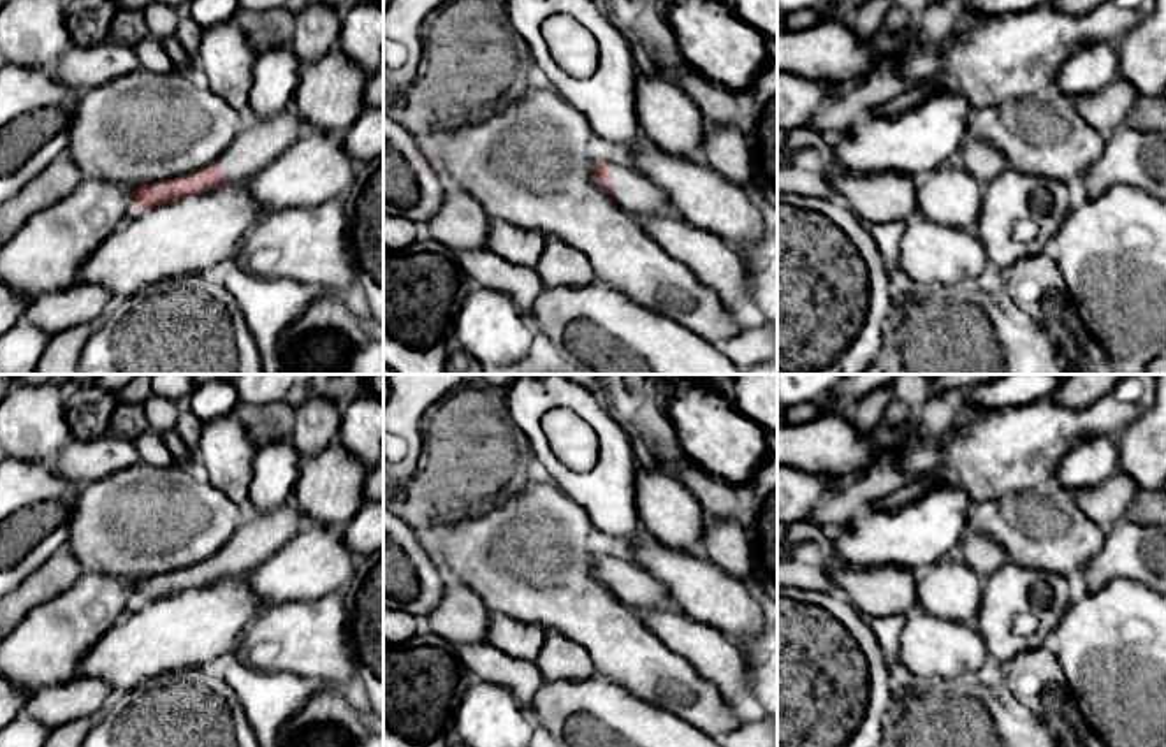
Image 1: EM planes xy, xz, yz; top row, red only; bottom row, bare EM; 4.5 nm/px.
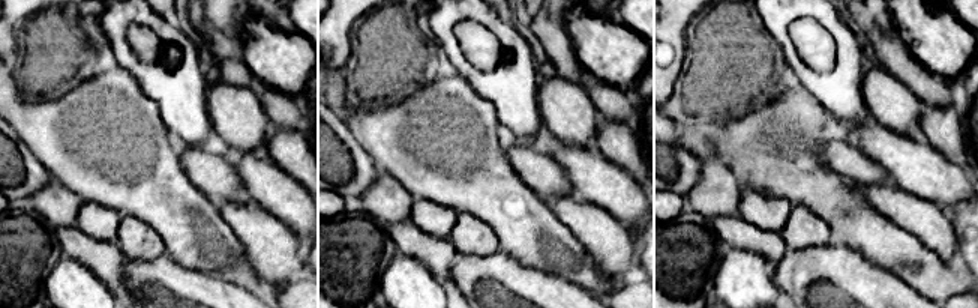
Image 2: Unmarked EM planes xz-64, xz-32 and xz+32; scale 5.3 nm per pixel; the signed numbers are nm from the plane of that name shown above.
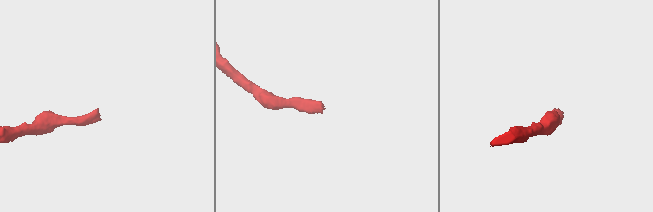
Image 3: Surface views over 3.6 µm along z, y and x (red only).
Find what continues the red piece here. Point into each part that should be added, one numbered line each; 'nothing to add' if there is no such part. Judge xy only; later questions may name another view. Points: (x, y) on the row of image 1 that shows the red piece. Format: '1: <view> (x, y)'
1: xy (254, 148)

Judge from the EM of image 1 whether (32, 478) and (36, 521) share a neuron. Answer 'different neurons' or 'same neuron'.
same neuron

